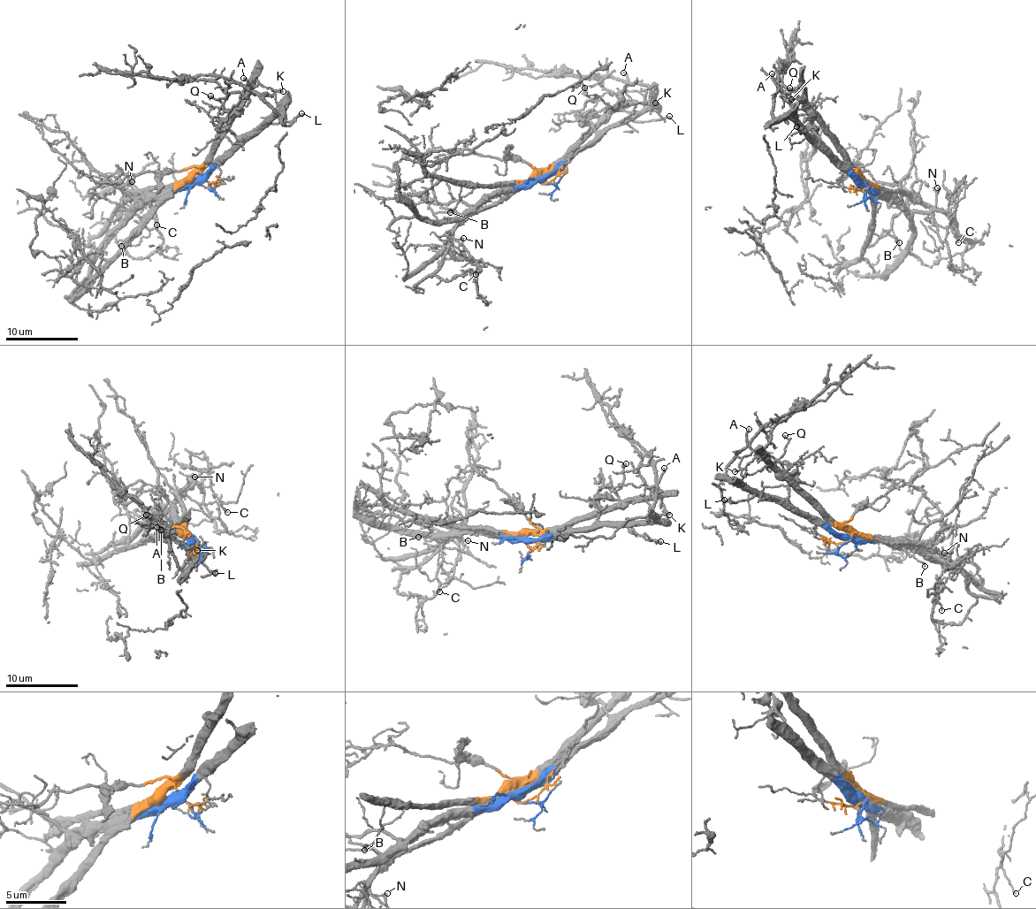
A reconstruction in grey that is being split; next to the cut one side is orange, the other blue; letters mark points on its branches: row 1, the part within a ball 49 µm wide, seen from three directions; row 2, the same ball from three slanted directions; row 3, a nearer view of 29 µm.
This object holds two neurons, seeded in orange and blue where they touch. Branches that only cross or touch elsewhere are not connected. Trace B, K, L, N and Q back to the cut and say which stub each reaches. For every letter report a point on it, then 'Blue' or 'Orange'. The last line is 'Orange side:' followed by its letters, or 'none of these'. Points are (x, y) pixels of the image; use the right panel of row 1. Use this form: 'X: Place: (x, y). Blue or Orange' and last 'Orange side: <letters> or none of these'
B: Place: (899, 242). Orange
K: Place: (791, 99). Orange
L: Place: (796, 126). Blue
N: Place: (937, 187). Orange
Q: Place: (789, 87). Orange
Orange side: B, K, N, Q

